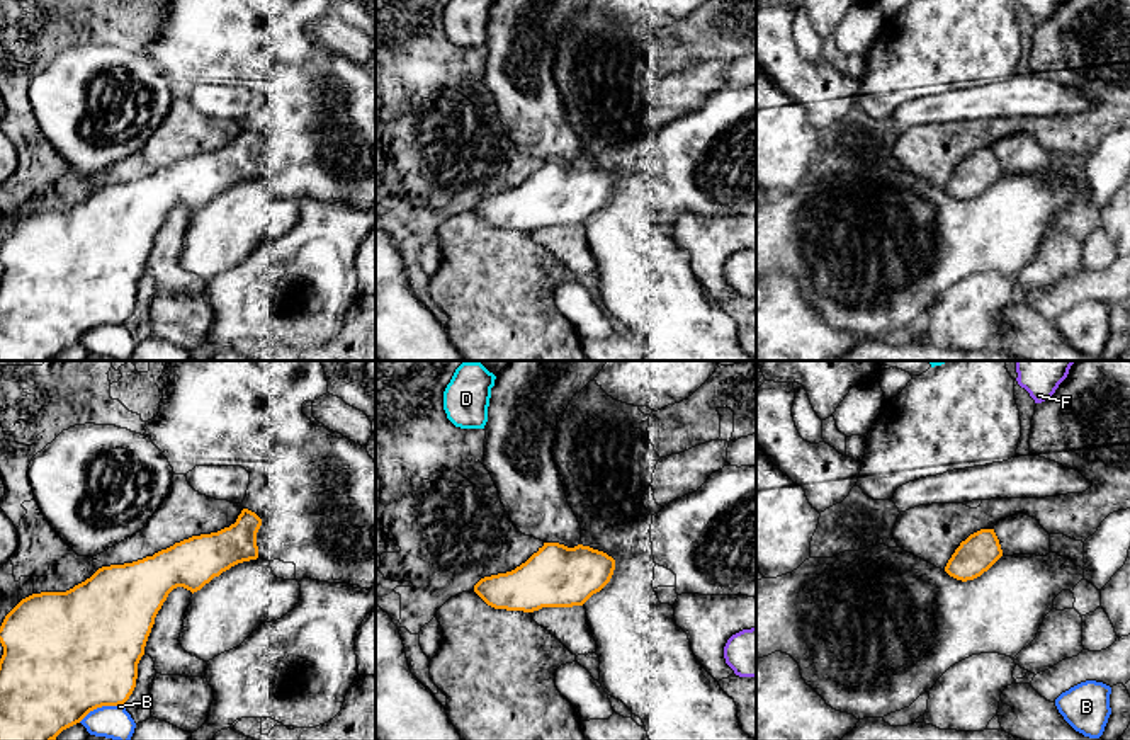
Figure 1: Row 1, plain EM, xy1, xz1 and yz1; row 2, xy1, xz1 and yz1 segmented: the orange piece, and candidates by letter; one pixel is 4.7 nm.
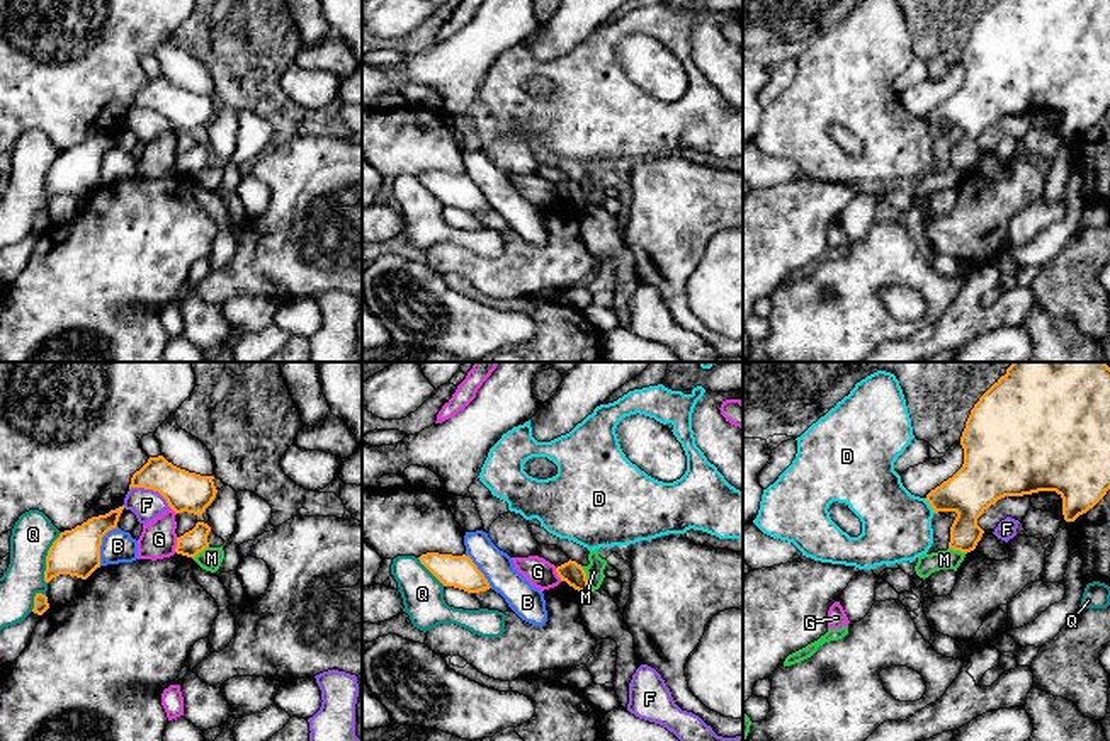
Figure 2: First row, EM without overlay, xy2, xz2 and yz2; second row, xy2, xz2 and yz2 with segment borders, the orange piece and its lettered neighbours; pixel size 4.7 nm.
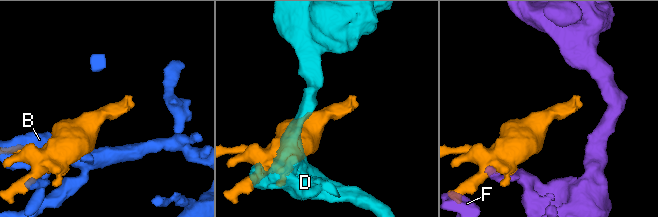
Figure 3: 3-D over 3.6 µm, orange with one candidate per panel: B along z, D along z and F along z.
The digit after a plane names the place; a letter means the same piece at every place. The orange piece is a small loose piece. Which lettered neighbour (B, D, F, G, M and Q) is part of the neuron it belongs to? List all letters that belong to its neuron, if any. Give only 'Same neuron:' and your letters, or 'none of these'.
Same neuron: none of these

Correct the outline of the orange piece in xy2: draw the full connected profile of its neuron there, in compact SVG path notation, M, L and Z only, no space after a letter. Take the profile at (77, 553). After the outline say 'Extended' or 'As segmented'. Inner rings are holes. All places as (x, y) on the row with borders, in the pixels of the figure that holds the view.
M124 505L61 532L48 551L44 581L59 574L87 580L100 568L102 537L117 527L122 510Z. As segmented

